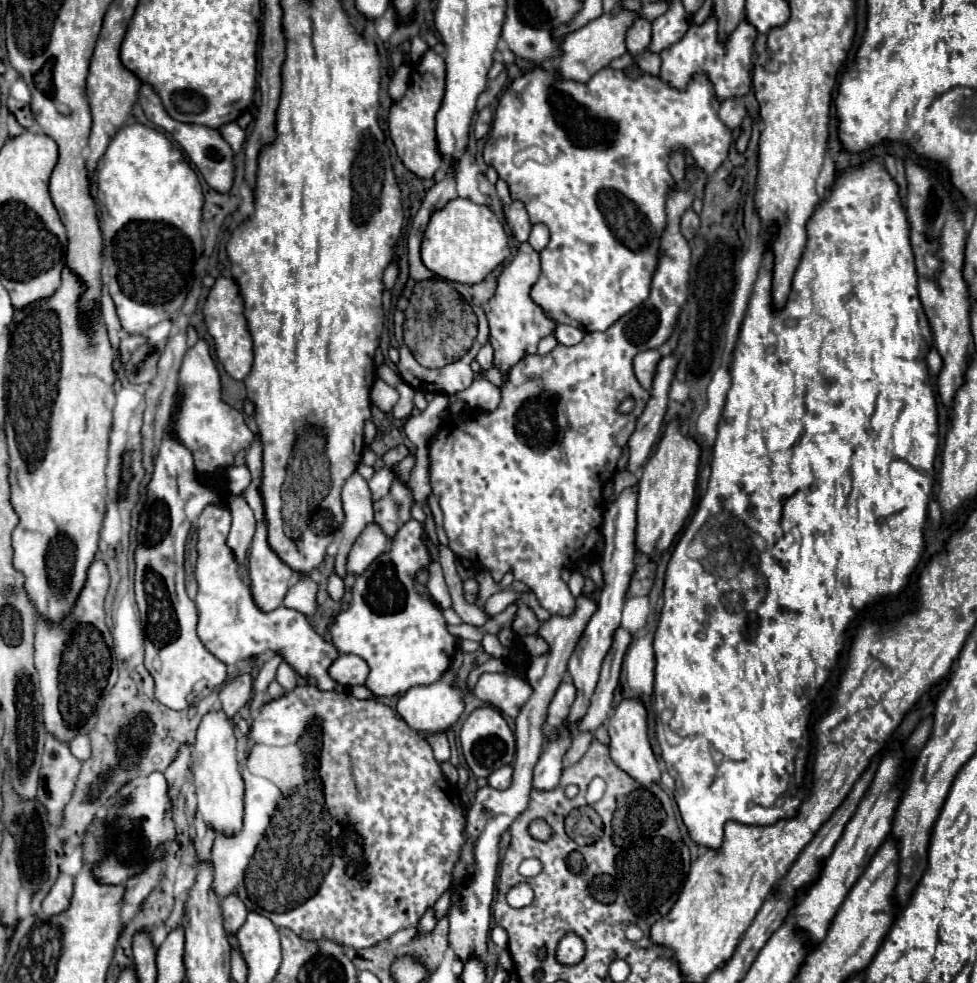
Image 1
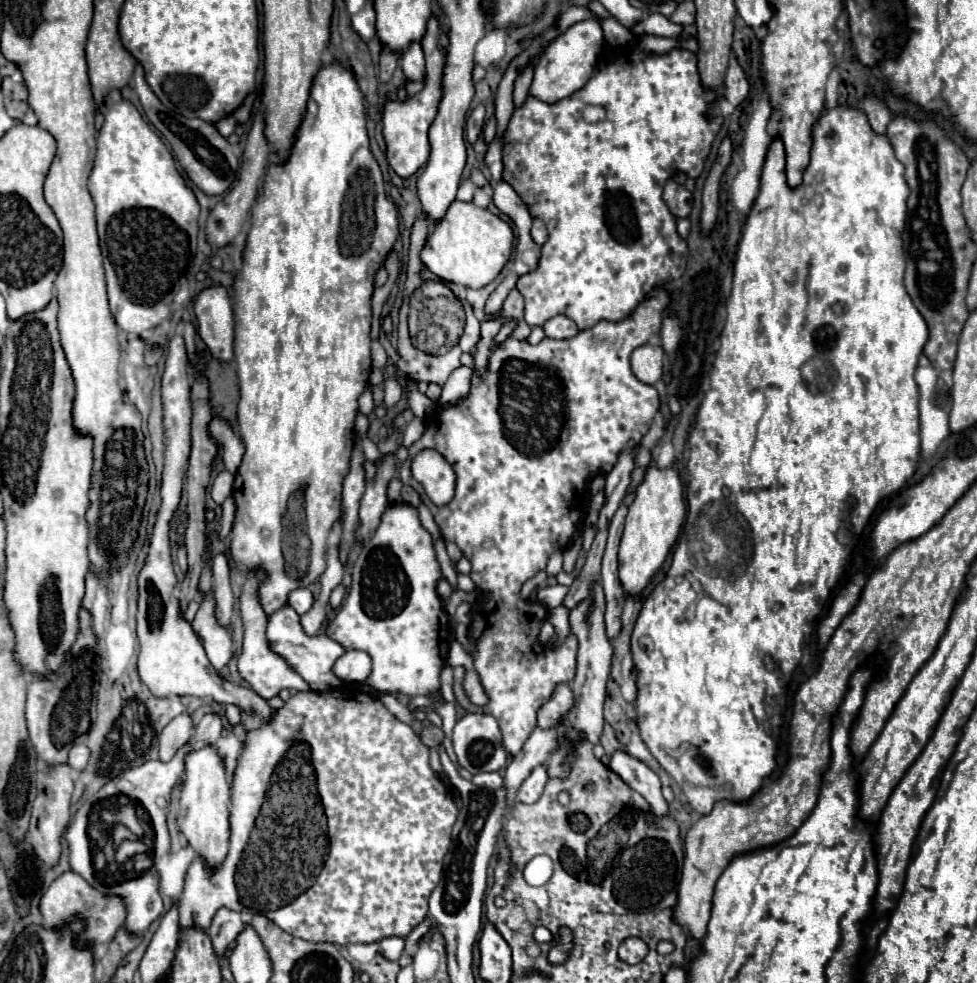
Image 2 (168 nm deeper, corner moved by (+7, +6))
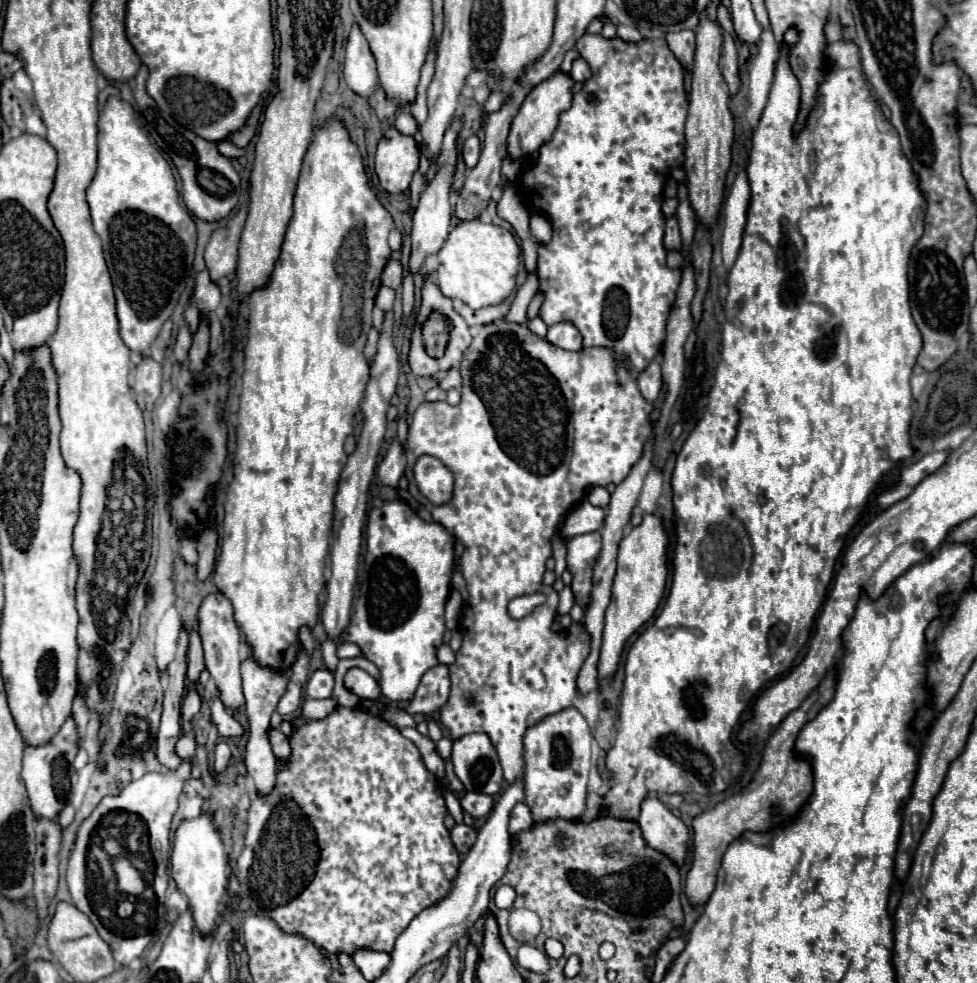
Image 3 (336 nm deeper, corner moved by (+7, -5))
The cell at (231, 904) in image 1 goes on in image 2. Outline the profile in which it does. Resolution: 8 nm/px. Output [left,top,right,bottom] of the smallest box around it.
[208,908,244,958]

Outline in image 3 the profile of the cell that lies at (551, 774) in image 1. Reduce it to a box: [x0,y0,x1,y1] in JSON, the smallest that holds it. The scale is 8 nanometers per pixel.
[510,801,534,835]

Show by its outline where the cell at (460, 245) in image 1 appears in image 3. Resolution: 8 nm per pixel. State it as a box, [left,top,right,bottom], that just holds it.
[434,219,520,309]

